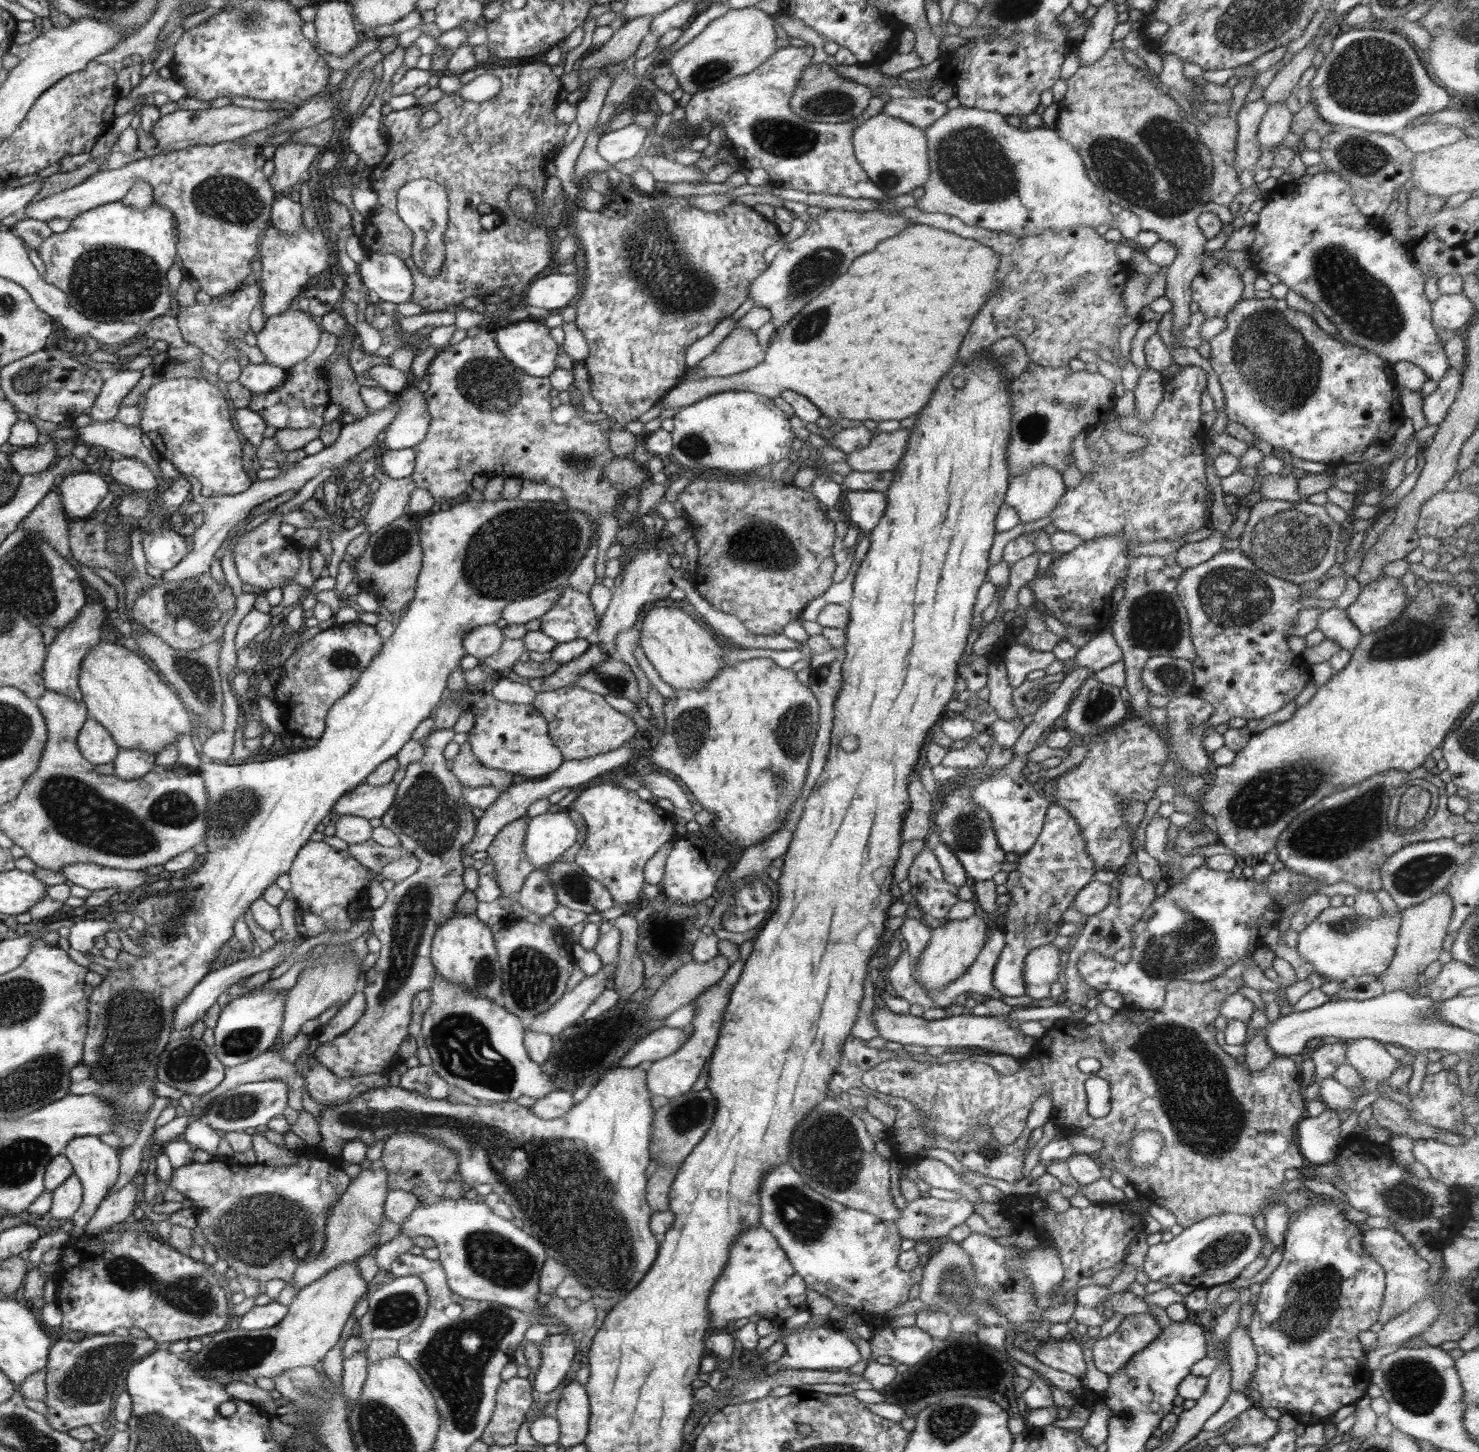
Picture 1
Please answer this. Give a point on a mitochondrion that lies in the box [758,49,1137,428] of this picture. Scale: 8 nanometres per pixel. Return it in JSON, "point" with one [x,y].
{"point":[971,163]}

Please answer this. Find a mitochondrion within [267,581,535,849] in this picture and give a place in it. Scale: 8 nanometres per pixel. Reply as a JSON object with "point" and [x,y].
{"point":[341,658]}

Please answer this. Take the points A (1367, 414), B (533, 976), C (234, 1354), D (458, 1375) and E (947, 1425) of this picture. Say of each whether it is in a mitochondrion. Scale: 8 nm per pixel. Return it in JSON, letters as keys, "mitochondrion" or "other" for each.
{"A":"other","B":"mitochondrion","C":"mitochondrion","D":"mitochondrion","E":"mitochondrion"}

